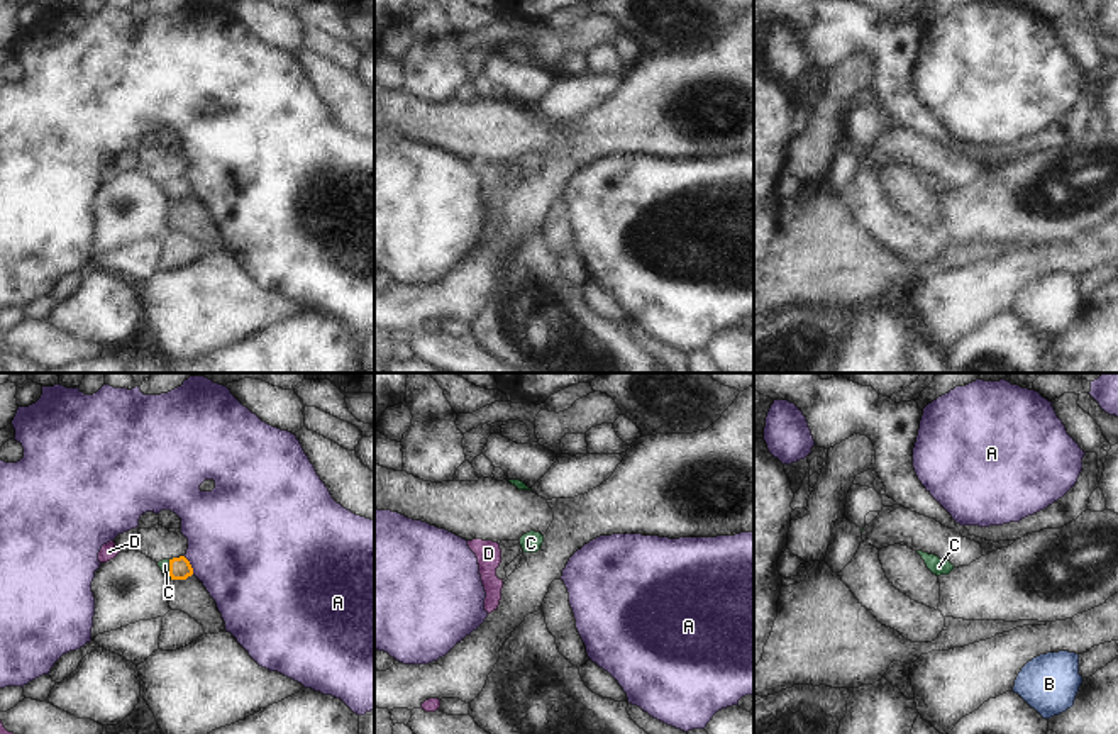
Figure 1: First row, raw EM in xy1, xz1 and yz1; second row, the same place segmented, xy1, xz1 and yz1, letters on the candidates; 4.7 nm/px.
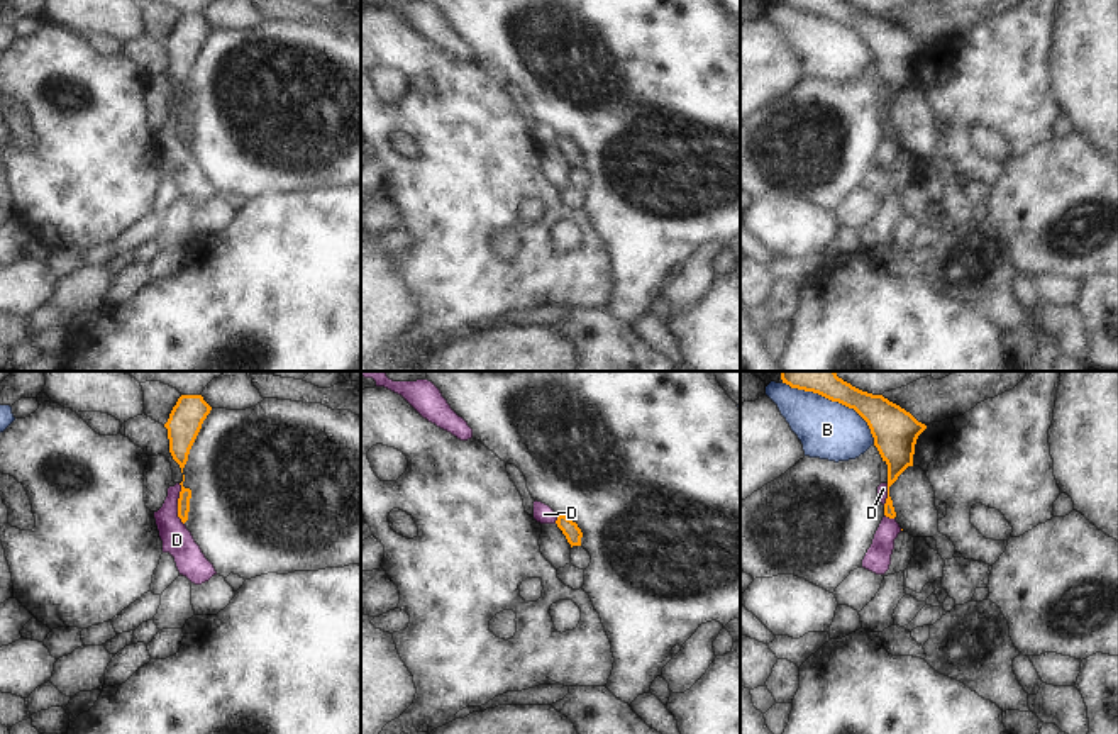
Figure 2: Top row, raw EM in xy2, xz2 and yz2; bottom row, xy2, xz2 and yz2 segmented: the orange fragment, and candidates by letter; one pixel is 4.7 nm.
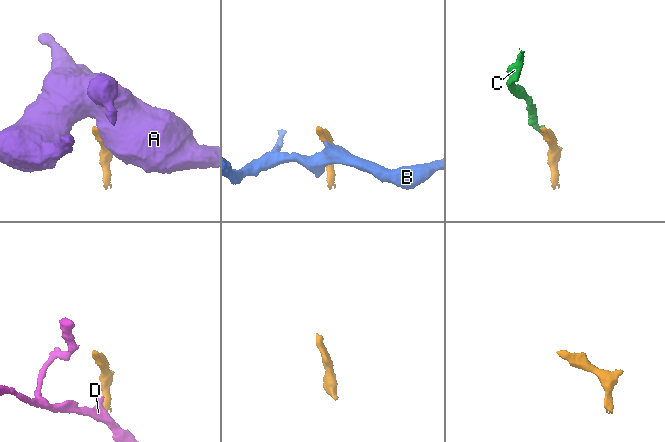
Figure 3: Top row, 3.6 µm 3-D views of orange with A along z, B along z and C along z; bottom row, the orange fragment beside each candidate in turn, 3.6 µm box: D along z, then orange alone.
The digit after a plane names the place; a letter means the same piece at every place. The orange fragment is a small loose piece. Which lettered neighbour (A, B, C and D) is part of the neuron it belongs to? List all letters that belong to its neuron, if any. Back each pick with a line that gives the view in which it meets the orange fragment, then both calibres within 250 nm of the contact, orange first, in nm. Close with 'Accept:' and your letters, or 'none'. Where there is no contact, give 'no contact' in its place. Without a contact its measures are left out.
C: meets orange in xy1; 110 nm thick on the orange side, 50 nm on the other
Accept: C

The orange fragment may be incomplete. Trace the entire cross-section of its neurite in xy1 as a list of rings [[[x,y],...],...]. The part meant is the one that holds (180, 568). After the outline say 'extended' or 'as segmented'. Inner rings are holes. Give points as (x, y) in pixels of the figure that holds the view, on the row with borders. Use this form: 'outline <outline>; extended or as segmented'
outline [[[185,556],[163,559],[158,566],[168,580],[186,580],[193,575],[193,568]]]; extended

